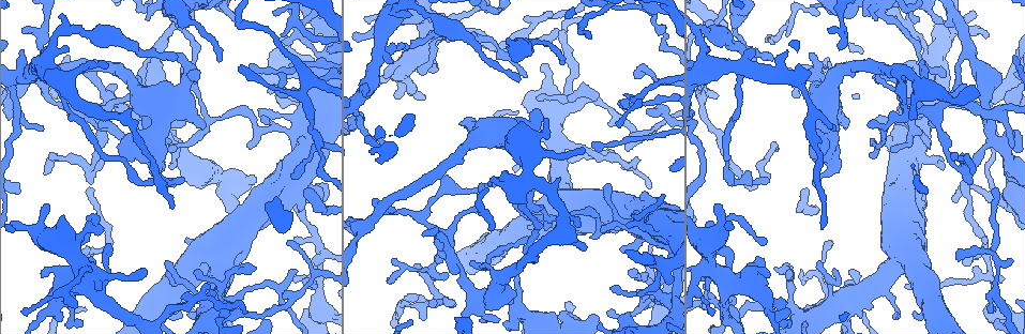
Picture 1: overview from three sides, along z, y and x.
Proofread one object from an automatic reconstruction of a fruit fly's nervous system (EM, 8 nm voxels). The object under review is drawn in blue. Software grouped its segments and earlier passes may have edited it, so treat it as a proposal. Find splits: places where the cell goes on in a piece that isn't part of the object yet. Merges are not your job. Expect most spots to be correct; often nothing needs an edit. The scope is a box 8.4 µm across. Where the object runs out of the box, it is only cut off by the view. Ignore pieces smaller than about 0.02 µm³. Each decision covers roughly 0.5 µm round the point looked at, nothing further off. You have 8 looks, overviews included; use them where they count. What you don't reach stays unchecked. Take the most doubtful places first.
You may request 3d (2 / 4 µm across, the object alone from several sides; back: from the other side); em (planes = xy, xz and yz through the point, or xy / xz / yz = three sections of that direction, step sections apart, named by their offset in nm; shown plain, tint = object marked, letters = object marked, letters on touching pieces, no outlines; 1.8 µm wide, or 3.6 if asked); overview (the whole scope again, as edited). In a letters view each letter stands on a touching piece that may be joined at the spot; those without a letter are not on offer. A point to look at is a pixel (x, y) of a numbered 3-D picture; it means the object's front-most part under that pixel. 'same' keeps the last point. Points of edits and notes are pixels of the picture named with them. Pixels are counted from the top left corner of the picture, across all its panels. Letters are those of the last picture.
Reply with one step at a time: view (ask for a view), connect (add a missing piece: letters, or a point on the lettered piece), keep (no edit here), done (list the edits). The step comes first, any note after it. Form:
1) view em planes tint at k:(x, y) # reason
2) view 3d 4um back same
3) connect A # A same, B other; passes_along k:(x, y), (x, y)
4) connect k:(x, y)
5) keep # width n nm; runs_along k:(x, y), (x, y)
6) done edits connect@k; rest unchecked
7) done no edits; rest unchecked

view em xy step 16 tint at 1:(388, 202) # abrupt turn

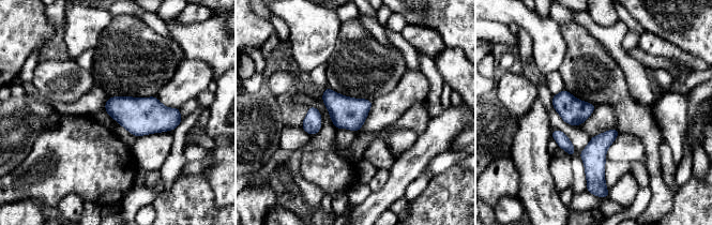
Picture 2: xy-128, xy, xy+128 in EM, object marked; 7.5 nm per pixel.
view em xy step 16 letters same # what lies round it

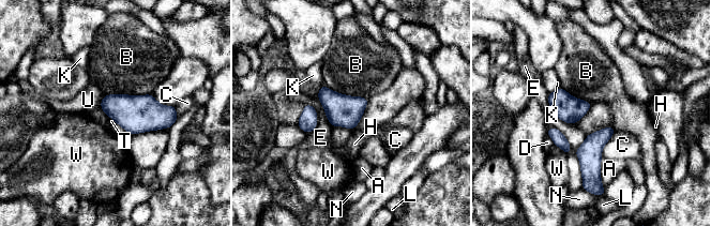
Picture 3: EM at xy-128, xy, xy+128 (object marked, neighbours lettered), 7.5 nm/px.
keep # longest_contact B 340 nm; A other, B other, C other, D other, E other, H other, K other, L other, N other, T other, U other, W other; border 3:(106, 93), (151, 94); none of them fits

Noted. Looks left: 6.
view em planes letters at 1:(172, 269)

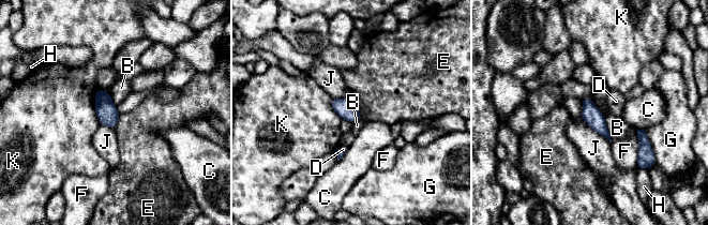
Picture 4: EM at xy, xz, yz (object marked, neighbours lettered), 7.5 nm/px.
keep # B other, C other, D other, E other, F other, G other, H other, J other, K other; border 4:(120, 114), (114, 129); no lettered piece goes on from it

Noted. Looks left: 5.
view em 3.6um planes tint at 1:(218, 260) # calibre changes

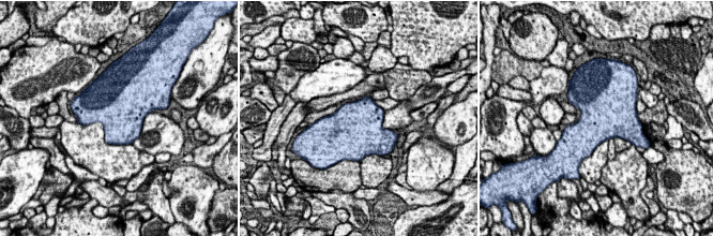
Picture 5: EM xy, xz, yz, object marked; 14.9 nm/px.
view em 3.6um planes letters same

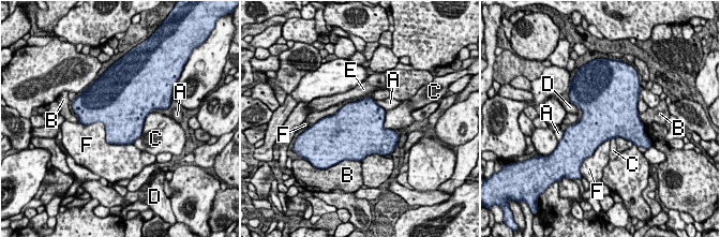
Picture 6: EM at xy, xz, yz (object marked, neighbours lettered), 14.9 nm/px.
keep # width 700 nm; A other, B other, C other, D other, E other, F other; border 6:(84, 123), (132, 144); no lettered piece goes on from it

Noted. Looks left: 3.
done no edits; rest unchecked

